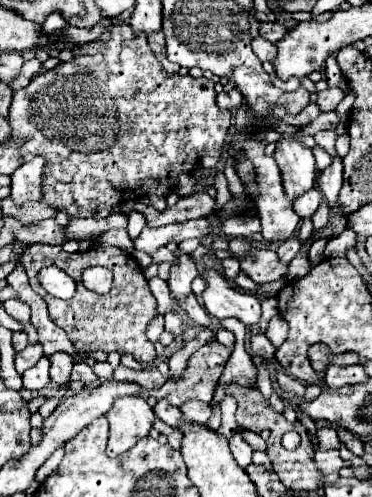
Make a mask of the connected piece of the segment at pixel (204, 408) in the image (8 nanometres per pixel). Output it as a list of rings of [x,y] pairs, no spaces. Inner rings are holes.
[[[189,400],[181,406],[181,414],[187,424],[205,424],[211,418],[211,406],[199,400]]]

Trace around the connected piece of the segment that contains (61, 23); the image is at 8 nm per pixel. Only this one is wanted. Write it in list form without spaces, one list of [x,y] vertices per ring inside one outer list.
[[[53,12],[53,14],[49,14],[47,16],[47,20],[45,20],[45,24],[43,24],[43,32],[59,32],[59,30],[65,30],[67,28],[67,22],[65,22],[65,18],[59,14],[59,12]]]

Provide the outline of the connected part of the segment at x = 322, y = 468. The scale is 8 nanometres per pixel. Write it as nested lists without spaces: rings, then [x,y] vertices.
[[[317,450],[317,454],[315,454],[315,464],[317,464],[317,470],[319,470],[323,476],[327,476],[327,474],[331,474],[331,472],[337,472],[337,470],[343,466],[343,460],[341,460],[341,456],[339,456],[337,450],[327,450],[327,452]]]

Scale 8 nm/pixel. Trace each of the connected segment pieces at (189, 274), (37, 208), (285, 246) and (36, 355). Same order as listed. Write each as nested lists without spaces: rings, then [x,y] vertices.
[[[175,250],[173,252],[177,262],[171,264],[171,276],[169,276],[169,288],[171,288],[171,294],[179,300],[179,298],[185,298],[191,294],[191,282],[195,280],[195,276],[199,274],[197,270],[197,264],[195,260],[185,254],[183,250]]]
[[[9,196],[1,200],[1,208],[3,208],[3,214],[5,214],[5,216],[19,218],[23,224],[27,224],[29,220],[39,222],[39,220],[43,220],[43,218],[53,218],[53,216],[57,214],[55,208],[49,208],[49,206],[42,201],[27,202],[23,206],[15,206]]]
[[[291,236],[289,240],[281,242],[281,246],[277,248],[277,256],[279,256],[281,262],[289,264],[289,262],[295,258],[295,254],[299,252],[299,248],[301,248],[301,240],[299,240],[299,236]]]
[[[35,344],[35,346],[27,346],[25,350],[21,350],[17,356],[15,356],[15,370],[19,374],[23,374],[27,368],[31,368],[33,364],[37,364],[37,360],[43,356],[43,348],[41,344]]]

